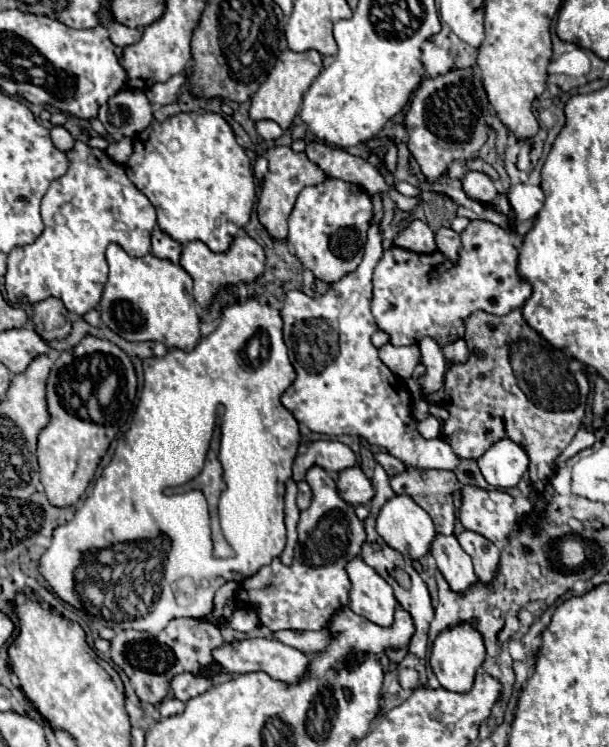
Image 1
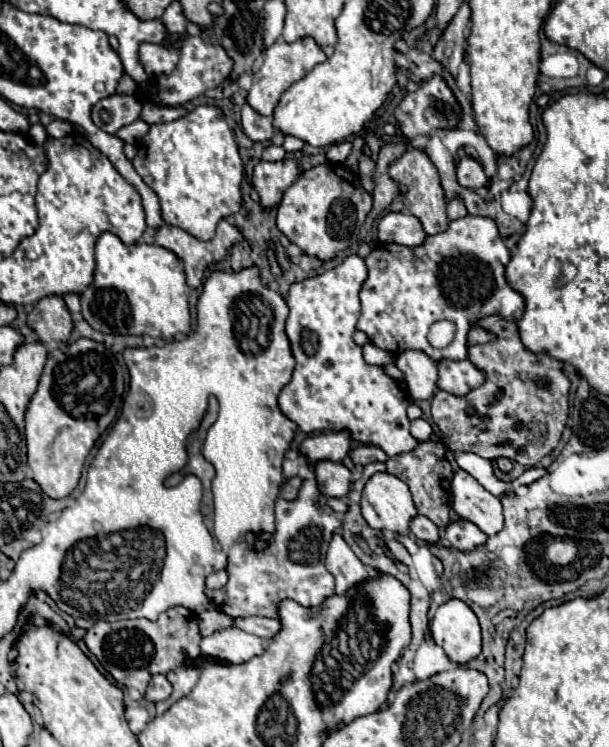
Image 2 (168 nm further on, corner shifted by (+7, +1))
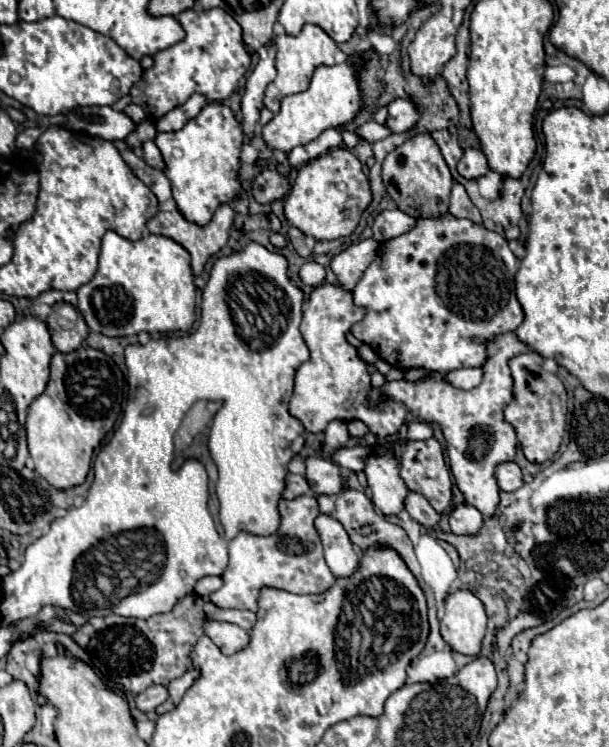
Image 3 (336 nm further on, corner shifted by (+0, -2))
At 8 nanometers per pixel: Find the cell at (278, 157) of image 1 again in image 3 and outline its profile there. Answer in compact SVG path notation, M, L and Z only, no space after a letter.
M263 170L253 180L251 192L259 204L271 204L271 202L287 196L289 180L285 176L281 176L277 170Z

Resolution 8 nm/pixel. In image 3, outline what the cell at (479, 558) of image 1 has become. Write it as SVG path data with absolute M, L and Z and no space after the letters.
M457 504L451 514L449 514L449 524L451 524L451 532L455 534L477 534L477 530L481 528L483 516L481 512L471 506L471 504Z

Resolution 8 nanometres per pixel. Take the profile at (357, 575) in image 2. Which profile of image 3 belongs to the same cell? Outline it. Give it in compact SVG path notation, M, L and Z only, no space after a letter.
M319 514L315 518L315 530L321 538L325 562L333 576L345 578L353 574L353 570L357 570L357 562L361 559L363 551L349 540L345 528L335 518Z

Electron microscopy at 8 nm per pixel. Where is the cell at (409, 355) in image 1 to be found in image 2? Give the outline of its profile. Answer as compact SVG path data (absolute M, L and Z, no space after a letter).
M366 343L364 347L364 359L366 363L370 365L380 365L380 367L386 367L390 363L396 363L396 355L392 355L390 351L384 351L380 347L376 347L374 343Z

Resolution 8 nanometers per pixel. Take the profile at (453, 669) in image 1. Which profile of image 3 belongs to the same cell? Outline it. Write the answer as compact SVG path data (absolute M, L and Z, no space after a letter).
M457 590L445 598L441 636L455 652L477 656L487 628L483 602L471 590Z

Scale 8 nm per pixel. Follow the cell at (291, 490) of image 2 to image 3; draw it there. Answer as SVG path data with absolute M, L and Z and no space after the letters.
M287 474L283 498L293 500L293 498L303 496L303 494L307 494L307 492L309 492L309 484L307 484L305 476L299 476L299 474Z

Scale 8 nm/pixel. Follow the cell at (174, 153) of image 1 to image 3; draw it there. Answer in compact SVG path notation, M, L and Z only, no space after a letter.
M211 102L201 110L201 114L189 120L177 132L159 132L155 144L159 146L165 160L165 176L171 182L173 198L177 208L191 222L209 222L217 206L231 202L239 188L239 152L243 146L243 130L233 114L233 110L221 102Z

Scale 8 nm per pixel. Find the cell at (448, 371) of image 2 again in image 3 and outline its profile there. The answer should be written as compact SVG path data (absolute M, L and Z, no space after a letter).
M513 332L493 338L493 342L489 342L487 360L483 364L483 380L473 390L453 388L439 374L431 374L419 382L385 382L379 388L371 388L367 396L367 402L371 406L377 406L385 398L393 398L395 402L403 404L413 416L441 426L455 482L463 492L465 502L477 506L483 516L493 514L499 504L499 486L493 476L495 466L499 462L515 460L517 434L515 428L505 420L503 410L513 400L513 376L509 370L509 360L525 354L527 350L529 348L521 340L517 340Z

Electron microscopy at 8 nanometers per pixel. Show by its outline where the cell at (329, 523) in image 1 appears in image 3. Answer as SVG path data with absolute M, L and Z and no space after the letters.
M301 496L295 500L279 500L281 524L277 534L255 536L241 532L231 542L229 548L229 566L223 572L223 586L211 594L211 602L219 608L239 608L239 610L257 610L259 590L263 586L283 588L293 594L319 594L325 592L335 576L323 560L321 540L313 526L315 516L319 514L317 500L313 496Z

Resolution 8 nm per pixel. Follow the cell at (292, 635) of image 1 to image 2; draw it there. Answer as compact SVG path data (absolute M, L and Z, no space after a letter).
M250 617L250 619L234 619L234 621L236 621L238 629L242 629L246 633L252 633L252 635L258 635L262 639L272 639L282 629L280 621L266 619L266 617Z

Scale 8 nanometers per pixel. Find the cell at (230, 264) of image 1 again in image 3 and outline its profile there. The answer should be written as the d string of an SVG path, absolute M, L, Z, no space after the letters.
M221 204L207 226L199 226L195 222L185 220L185 216L179 210L173 210L173 212L159 210L153 218L147 220L147 230L151 234L161 234L161 236L167 236L167 238L173 238L175 242L179 242L191 254L193 272L195 272L195 276L199 276L203 272L203 266L209 260L209 256L217 254L227 244L227 238L229 238L229 230L233 226L233 220L235 220L235 212L233 212L233 208L229 204Z

